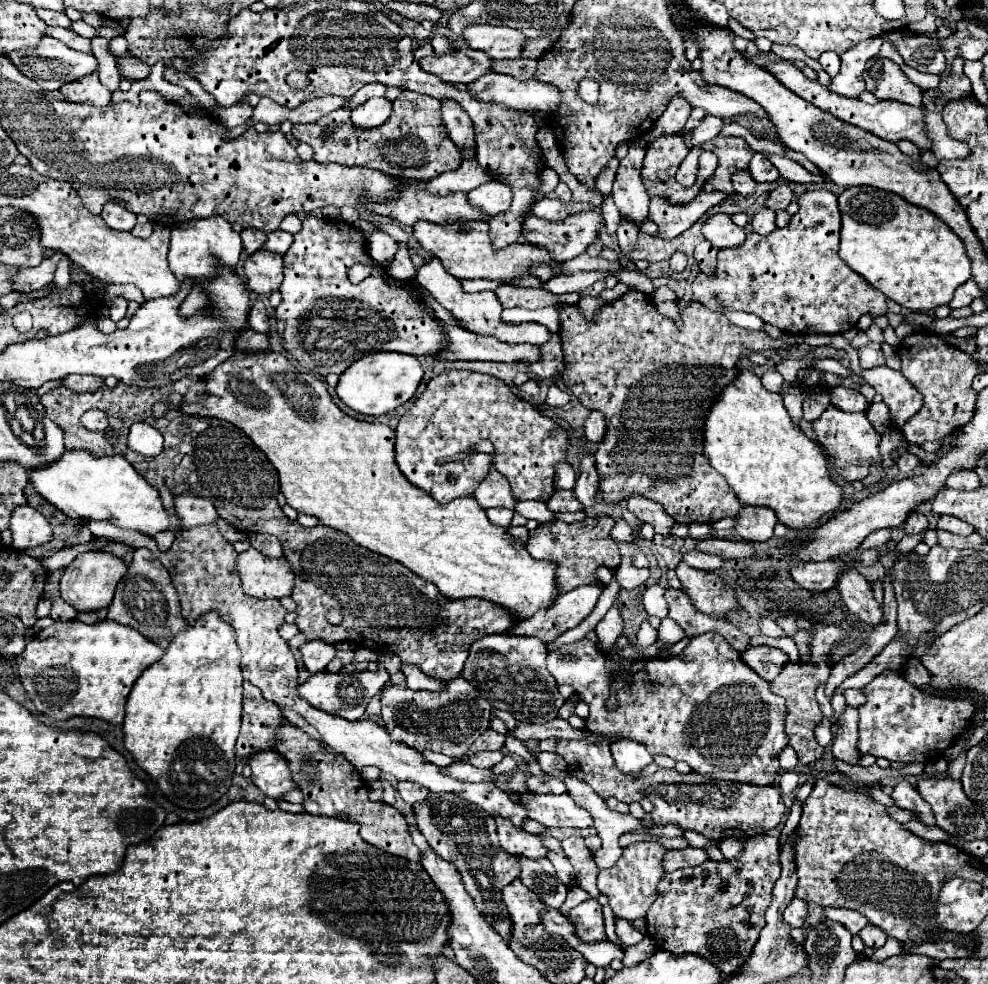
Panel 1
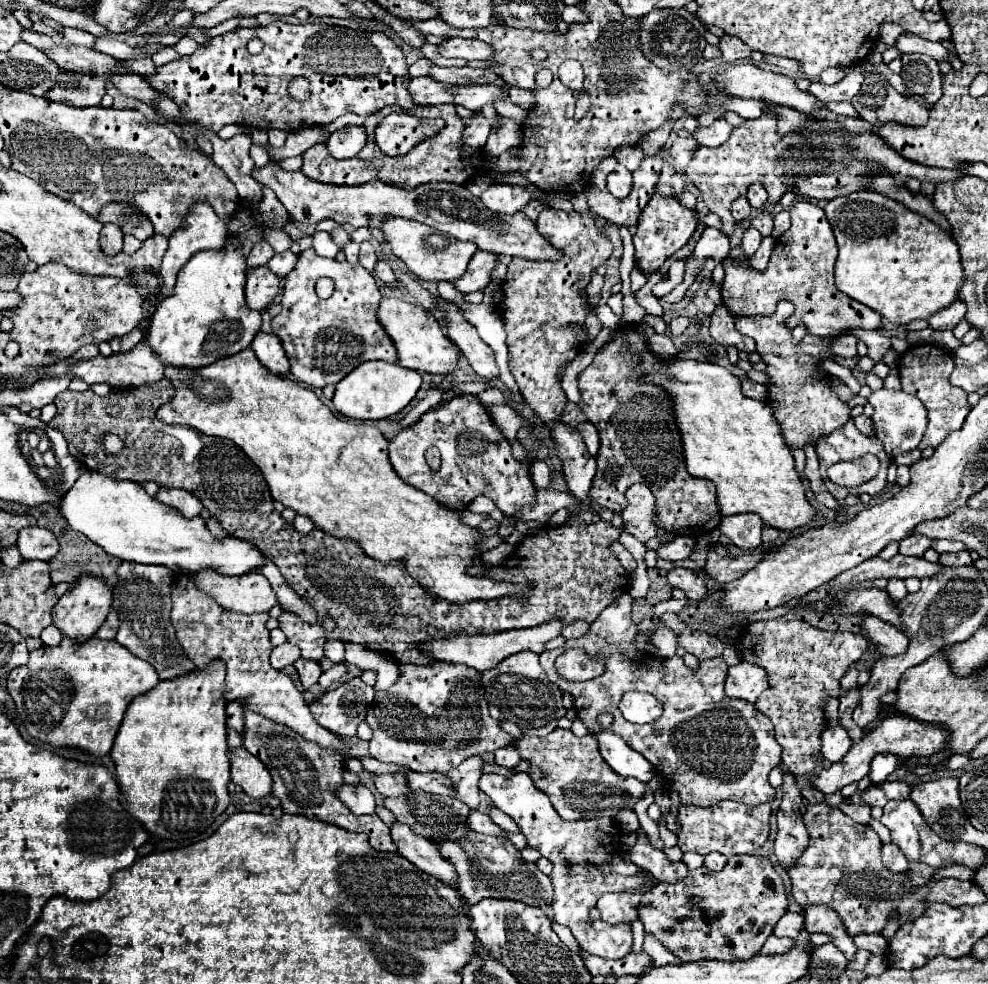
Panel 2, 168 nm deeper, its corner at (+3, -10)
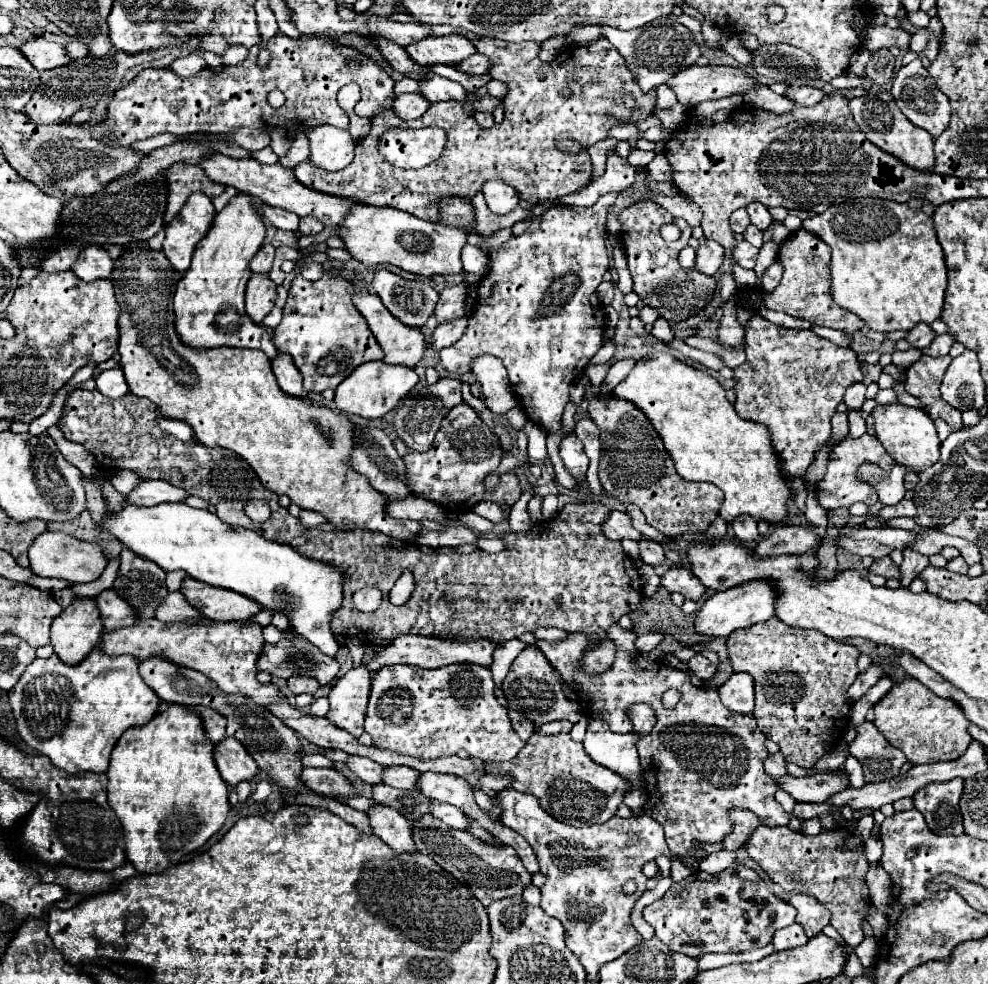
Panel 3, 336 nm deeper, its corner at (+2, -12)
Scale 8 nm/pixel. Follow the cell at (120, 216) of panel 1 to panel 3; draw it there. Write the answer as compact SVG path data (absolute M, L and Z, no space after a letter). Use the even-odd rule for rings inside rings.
M88 245L84 247L82 255L78 255L78 263L74 263L72 273L78 279L84 279L86 283L90 283L96 279L108 279L112 269L114 269L114 263L110 255L102 247Z

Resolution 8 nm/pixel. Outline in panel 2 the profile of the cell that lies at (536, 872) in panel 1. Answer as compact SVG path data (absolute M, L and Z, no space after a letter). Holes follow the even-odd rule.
M469 833L461 841L443 841L437 845L441 855L447 857L459 875L459 891L469 905L479 903L485 897L513 899L531 907L553 905L553 885L535 863L523 863L519 849L505 837L489 837L483 833Z

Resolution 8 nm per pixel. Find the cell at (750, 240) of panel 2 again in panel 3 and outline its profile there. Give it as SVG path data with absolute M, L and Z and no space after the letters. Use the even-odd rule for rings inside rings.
M740 239L732 247L732 259L744 269L754 269L756 259L758 259L758 249L754 245L750 245L748 241Z

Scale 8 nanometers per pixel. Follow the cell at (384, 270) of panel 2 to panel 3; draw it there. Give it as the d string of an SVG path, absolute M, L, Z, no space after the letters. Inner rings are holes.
M386 269L376 271L372 287L384 307L408 327L424 327L438 303L438 291L424 281L408 281Z

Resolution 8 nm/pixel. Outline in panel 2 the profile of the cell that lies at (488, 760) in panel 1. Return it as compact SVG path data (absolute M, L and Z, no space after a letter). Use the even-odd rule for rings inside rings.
M485 773L479 779L479 789L485 791L497 809L513 817L513 821L521 827L521 833L527 837L529 847L537 849L543 857L553 861L555 869L551 873L551 883L555 887L553 895L553 919L561 925L567 925L575 935L581 949L587 953L605 957L605 959L621 959L631 951L633 935L631 925L609 925L591 923L589 909L595 907L597 899L609 891L627 891L641 885L641 877L623 877L611 873L607 865L607 857L617 851L617 835L619 829L611 817L603 819L585 819L585 821L565 821L553 809L549 797L541 793L529 773L517 773L515 777L501 777L495 773Z

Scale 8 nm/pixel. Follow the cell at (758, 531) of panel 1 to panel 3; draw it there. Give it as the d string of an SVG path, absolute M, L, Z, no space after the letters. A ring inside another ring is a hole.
M740 515L732 521L732 529L734 529L734 535L738 537L738 541L742 543L750 543L750 541L756 541L758 537L758 529L756 529L756 519L750 517L750 515Z

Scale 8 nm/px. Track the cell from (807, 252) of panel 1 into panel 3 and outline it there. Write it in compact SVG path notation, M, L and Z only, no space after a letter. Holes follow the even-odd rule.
M798 231L796 235L790 235L790 239L786 239L782 243L780 253L778 253L778 261L784 267L784 275L782 275L780 285L772 293L764 293L760 289L740 289L736 293L738 307L744 307L744 309L750 309L756 313L758 307L762 303L766 303L768 309L782 311L792 317L802 317L810 323L838 329L844 333L854 333L864 327L864 323L856 315L838 307L830 295L830 271L828 271L830 247L824 241L820 241L818 237L814 237L806 231Z

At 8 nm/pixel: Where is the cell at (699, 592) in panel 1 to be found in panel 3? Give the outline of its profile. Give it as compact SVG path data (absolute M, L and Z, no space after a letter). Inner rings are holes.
M670 567L662 575L662 587L668 589L668 593L680 593L690 601L698 601L706 591L706 587L686 567Z

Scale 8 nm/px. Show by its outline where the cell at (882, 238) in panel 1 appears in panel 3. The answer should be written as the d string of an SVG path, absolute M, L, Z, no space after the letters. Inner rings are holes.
M854 199L828 207L824 213L804 219L798 229L818 235L832 249L830 279L832 299L842 309L860 317L866 327L880 333L910 331L918 323L932 323L940 317L946 291L946 263L942 247L936 239L932 219L920 209L910 209L906 203L888 199Z

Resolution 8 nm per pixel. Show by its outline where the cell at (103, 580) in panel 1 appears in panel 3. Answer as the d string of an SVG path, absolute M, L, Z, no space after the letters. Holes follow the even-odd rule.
M76 599L52 623L52 647L66 665L78 665L100 643L104 627L98 605L92 599Z

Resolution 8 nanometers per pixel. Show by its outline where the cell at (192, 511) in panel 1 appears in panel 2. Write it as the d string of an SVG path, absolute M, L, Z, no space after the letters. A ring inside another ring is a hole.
M163 487L159 493L157 493L157 501L173 507L173 509L179 509L179 513L187 519L193 519L197 515L201 515L203 511L203 505L197 501L197 497L185 489L167 489Z

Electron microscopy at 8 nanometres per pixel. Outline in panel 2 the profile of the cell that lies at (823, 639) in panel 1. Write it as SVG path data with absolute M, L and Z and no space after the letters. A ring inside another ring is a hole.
M787 617L757 621L743 631L743 641L737 643L741 659L765 667L771 683L755 701L755 707L771 719L775 739L783 747L783 767L791 775L811 775L817 769L821 759L821 731L827 727L823 699L825 695L837 697L841 677L865 649L867 639L863 635L821 631L805 621Z

